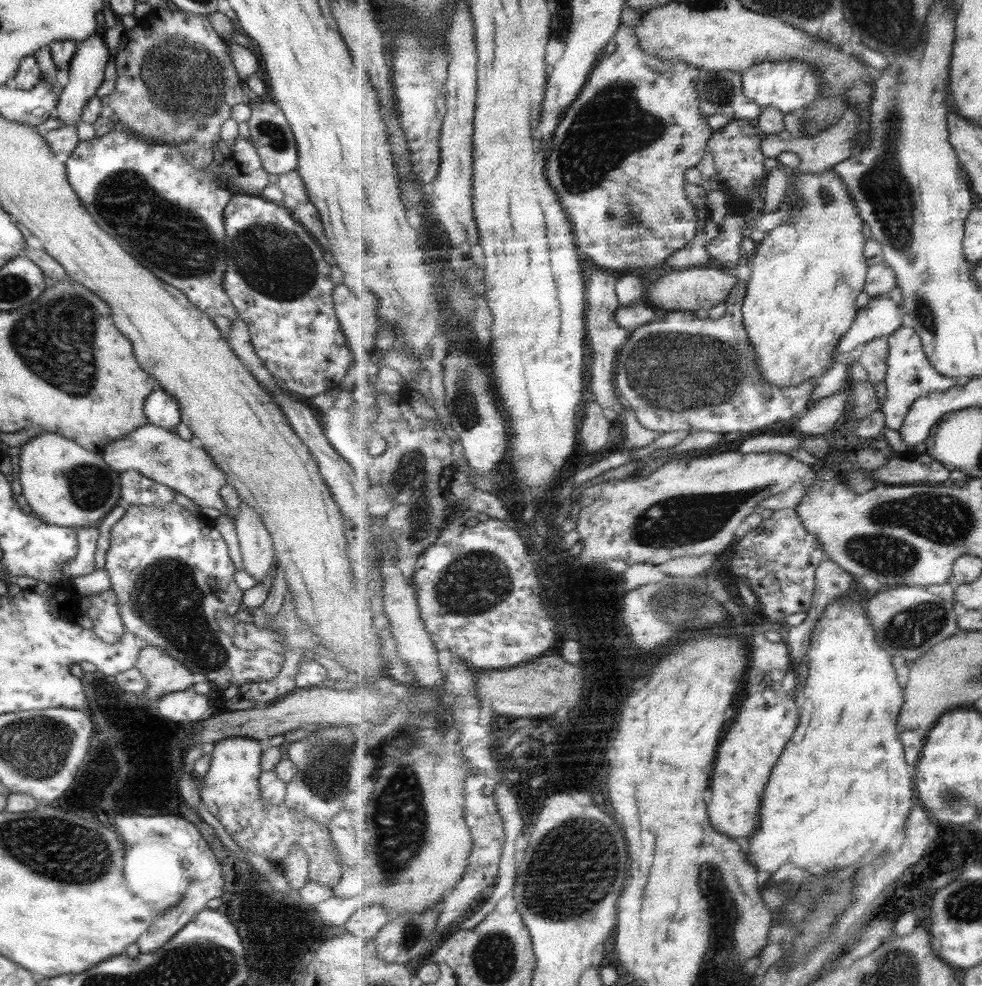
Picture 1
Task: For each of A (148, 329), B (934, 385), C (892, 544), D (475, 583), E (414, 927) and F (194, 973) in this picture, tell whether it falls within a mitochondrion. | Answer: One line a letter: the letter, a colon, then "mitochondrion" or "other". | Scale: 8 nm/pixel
A: other
B: other
C: mitochondrion
D: mitochondrion
E: mitochondrion
F: mitochondrion

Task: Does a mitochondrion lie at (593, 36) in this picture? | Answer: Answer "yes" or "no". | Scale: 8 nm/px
no

